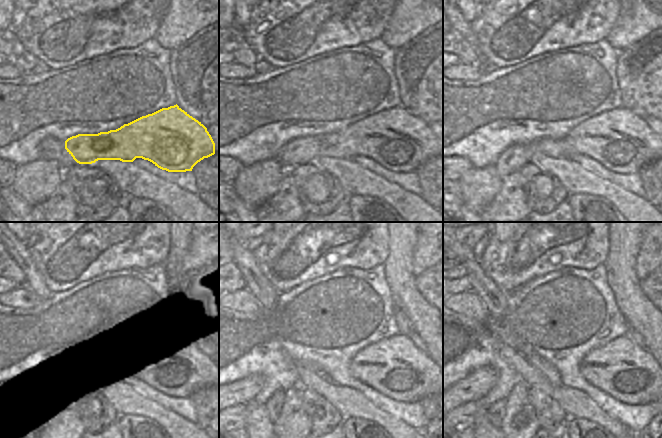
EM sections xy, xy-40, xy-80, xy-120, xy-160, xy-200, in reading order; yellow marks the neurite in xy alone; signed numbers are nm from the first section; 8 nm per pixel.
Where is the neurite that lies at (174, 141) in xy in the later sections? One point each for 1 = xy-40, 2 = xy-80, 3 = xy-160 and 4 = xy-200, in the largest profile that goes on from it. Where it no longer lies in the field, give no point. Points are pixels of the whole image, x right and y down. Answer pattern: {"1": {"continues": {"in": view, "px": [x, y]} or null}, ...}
{"1": {"continues": {"in": "xy-40", "px": [398, 141]}}, "2": {"continues": {"in": "xy-80", "px": [621, 141]}}, "3": {"continues": {"in": "xy-160", "px": [395, 367]}}, "4": {"continues": {"in": "xy-200", "px": [625, 371]}}}

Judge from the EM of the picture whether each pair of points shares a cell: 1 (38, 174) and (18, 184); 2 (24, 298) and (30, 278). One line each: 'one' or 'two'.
1: one
2: two

